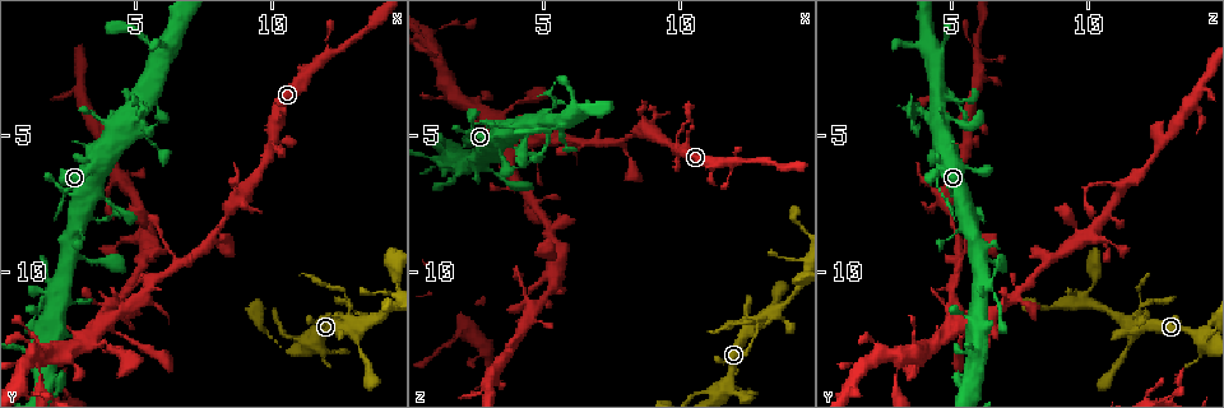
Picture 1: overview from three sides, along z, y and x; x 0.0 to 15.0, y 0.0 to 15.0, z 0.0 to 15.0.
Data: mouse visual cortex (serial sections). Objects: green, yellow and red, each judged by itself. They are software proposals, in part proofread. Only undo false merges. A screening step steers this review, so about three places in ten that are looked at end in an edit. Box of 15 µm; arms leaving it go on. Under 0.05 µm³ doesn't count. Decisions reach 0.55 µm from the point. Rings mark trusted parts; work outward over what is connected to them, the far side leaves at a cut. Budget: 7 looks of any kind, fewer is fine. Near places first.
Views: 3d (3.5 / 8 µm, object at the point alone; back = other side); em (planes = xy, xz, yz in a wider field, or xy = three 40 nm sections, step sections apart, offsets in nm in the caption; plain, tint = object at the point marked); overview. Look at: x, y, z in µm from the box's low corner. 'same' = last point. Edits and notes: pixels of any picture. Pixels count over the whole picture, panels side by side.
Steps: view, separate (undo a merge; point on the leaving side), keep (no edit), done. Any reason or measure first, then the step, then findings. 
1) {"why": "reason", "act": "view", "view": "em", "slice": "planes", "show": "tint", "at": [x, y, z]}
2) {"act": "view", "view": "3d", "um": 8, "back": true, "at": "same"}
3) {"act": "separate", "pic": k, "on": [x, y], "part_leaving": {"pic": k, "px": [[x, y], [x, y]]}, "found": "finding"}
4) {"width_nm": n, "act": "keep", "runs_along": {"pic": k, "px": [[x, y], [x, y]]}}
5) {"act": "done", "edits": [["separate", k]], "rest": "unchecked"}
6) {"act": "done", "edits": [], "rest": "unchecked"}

{"why": "sudden change in width", "act": "view", "view": "em", "slice": "xy", "step": 5, "show": "tint", "at": [5.6, 1.9, 4.5]}

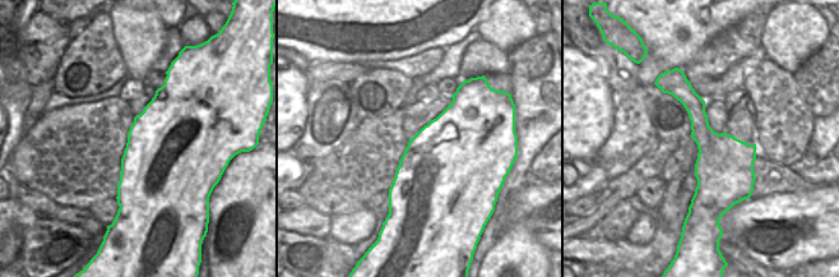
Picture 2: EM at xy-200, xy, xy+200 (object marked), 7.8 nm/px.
{"act": "view", "view": "3d", "um": 3.5, "at": "same"}

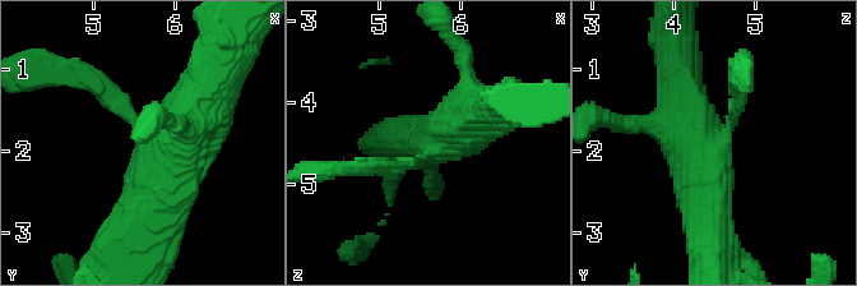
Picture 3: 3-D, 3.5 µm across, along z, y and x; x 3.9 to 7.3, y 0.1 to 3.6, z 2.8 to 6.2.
{"act": "keep", "runs_along": {"pic": 3, "px": [[134, 233], [212, 87]]}, "found": "continuous, no second cell"}

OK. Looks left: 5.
{"why": "thin neck", "act": "view", "view": "3d", "um": 3.5, "back": true, "at": [4.4, 7.7, 5.6]}

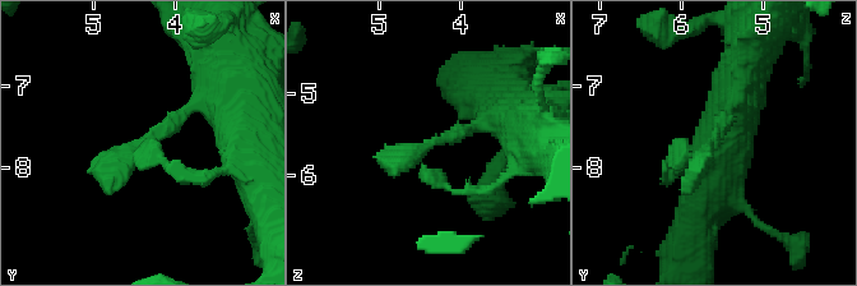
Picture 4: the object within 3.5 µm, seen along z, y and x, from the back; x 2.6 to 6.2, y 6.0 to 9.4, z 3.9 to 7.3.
{"why": "shape alone is not enough", "act": "view", "view": "em", "slice": "xy", "step": 1, "show": "tint", "at": [4.35, 7.70, 5.55]}

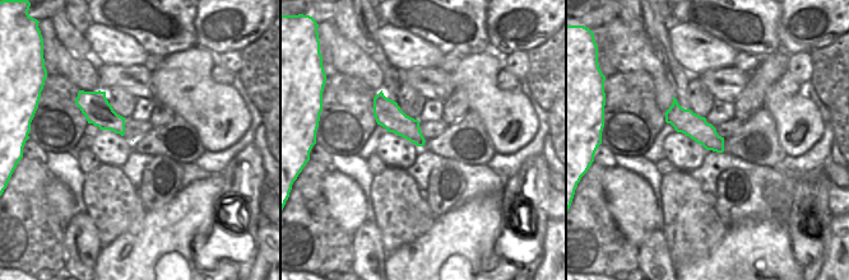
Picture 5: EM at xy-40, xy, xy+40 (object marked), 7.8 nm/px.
{"why": "cut it another way", "act": "view", "view": "em", "slice": "xy", "step": 5, "show": "tint", "at": "same"}

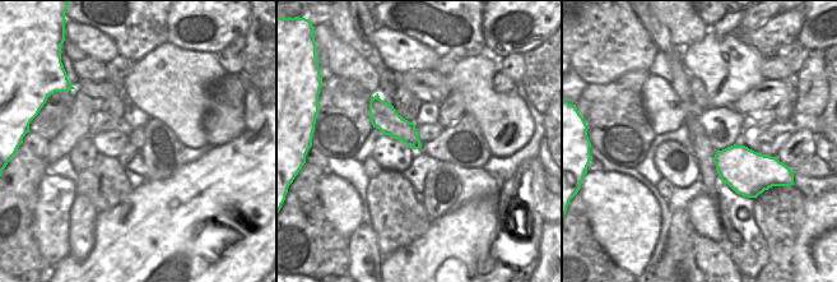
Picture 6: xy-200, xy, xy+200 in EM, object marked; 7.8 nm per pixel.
{"act": "keep", "runs_along": {"pic": 4, "px": [[217, 100], [198, 100], [147, 139], [103, 190]]}, "found": "one cell here"}

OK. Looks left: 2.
{"why": "thin arm on a thick one", "act": "view", "view": "3d", "um": 3.5, "at": [13.0, 11.9, 11.7]}

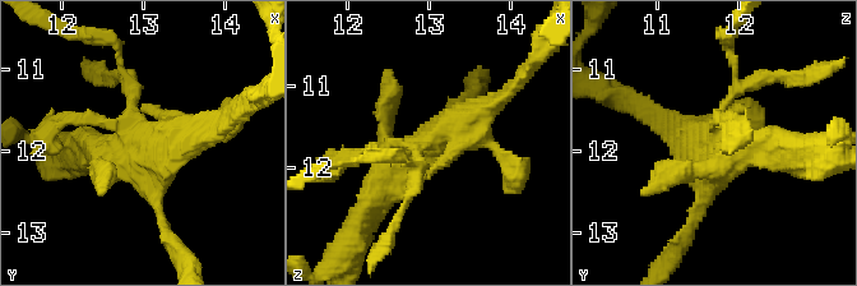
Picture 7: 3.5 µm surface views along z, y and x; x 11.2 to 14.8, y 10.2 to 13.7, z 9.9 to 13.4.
{"act": "view", "view": "em", "slice": "xy", "step": 5, "show": "tint", "at": [12.90, 12.05, 11.80]}

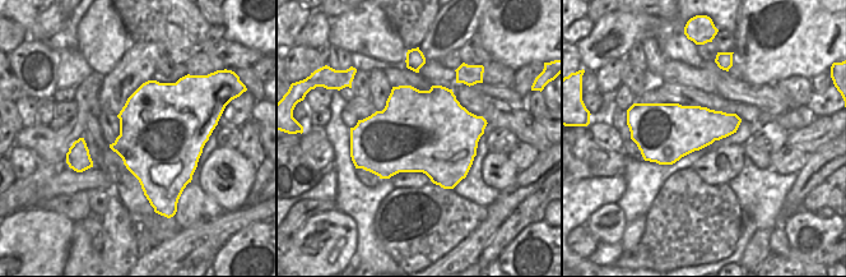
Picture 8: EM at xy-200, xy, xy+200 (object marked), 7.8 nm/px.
{"act": "keep", "runs_along": {"pic": 7, "px": [[367, 215], [399, 165], [490, 106]]}, "found": "one cell here"}

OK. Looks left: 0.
{"act": "done", "edits": [], "rest": "unchecked"}

